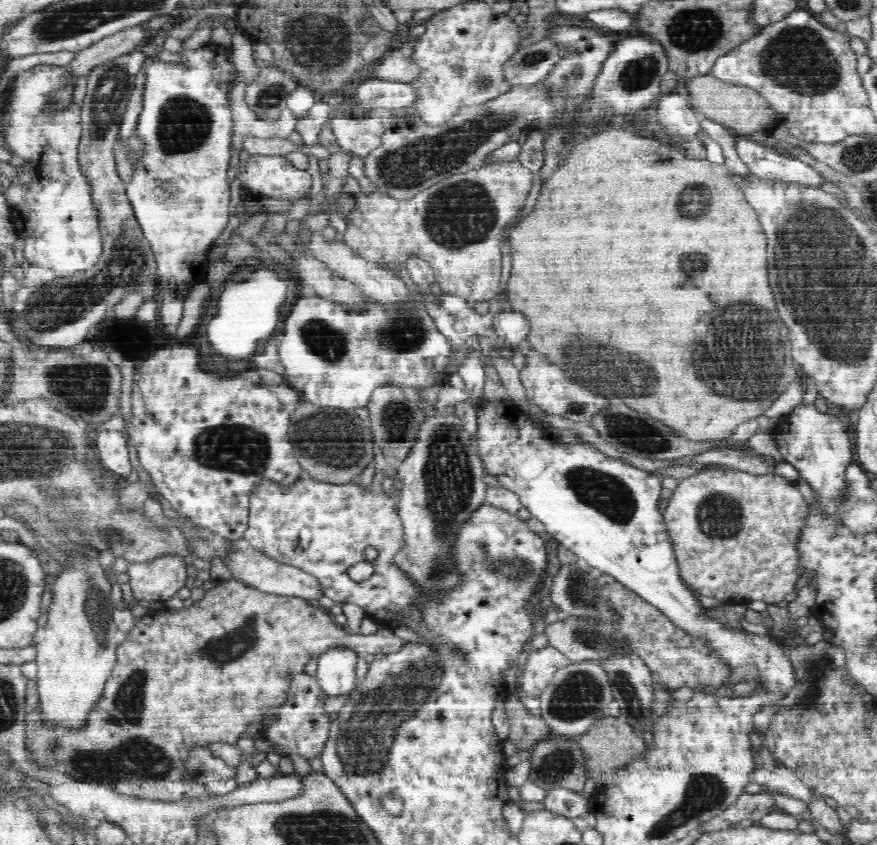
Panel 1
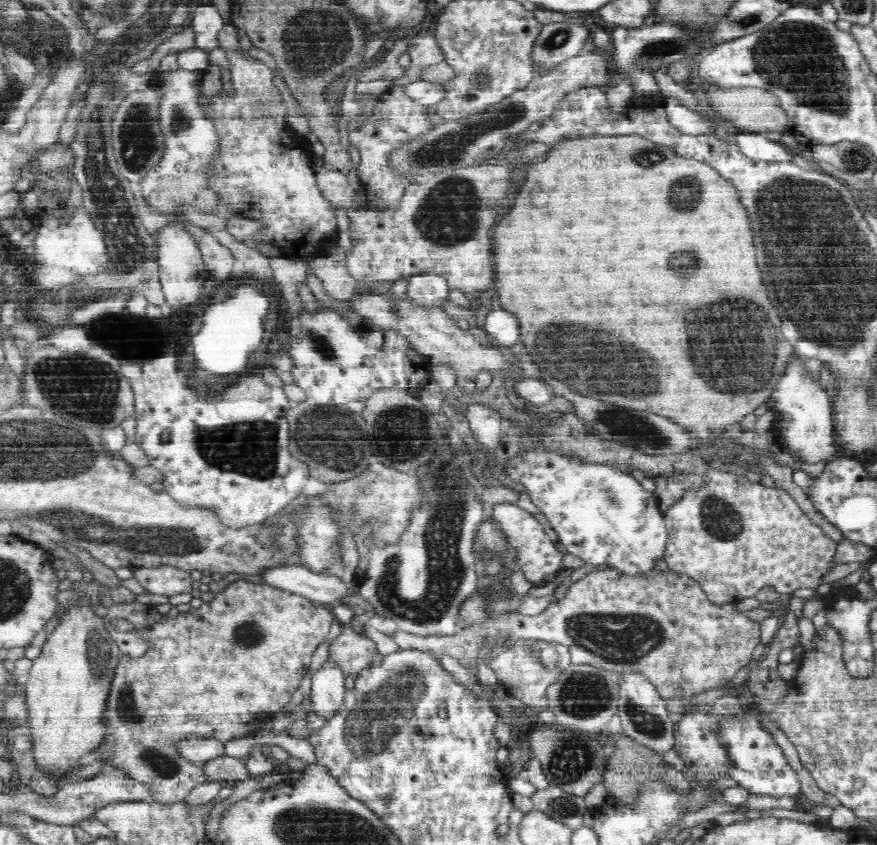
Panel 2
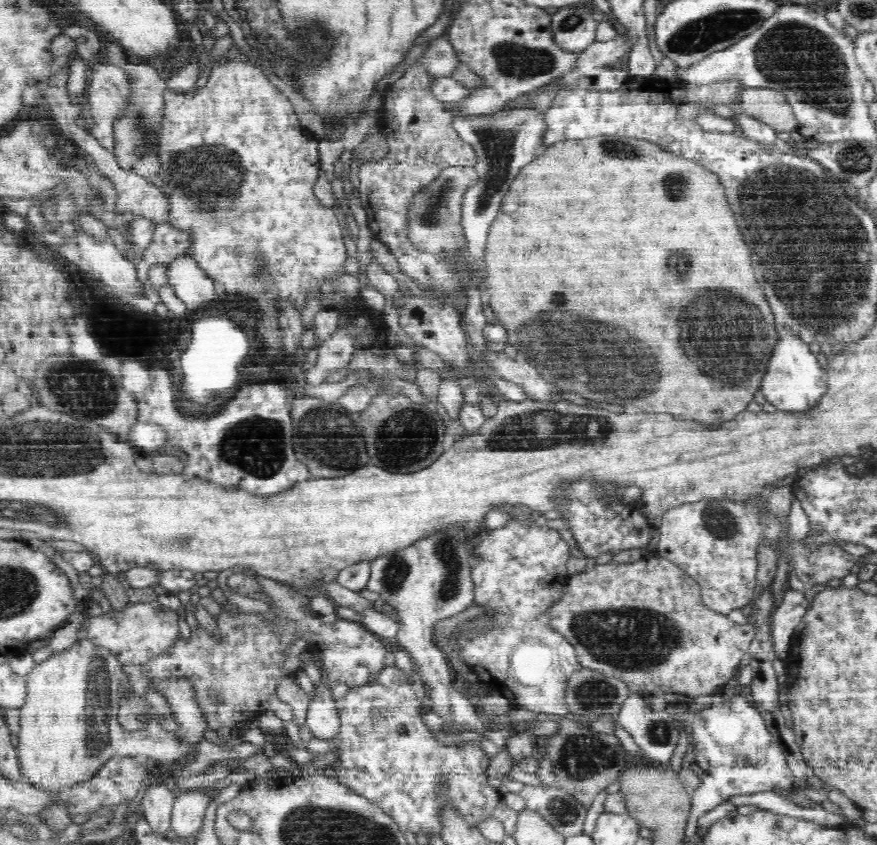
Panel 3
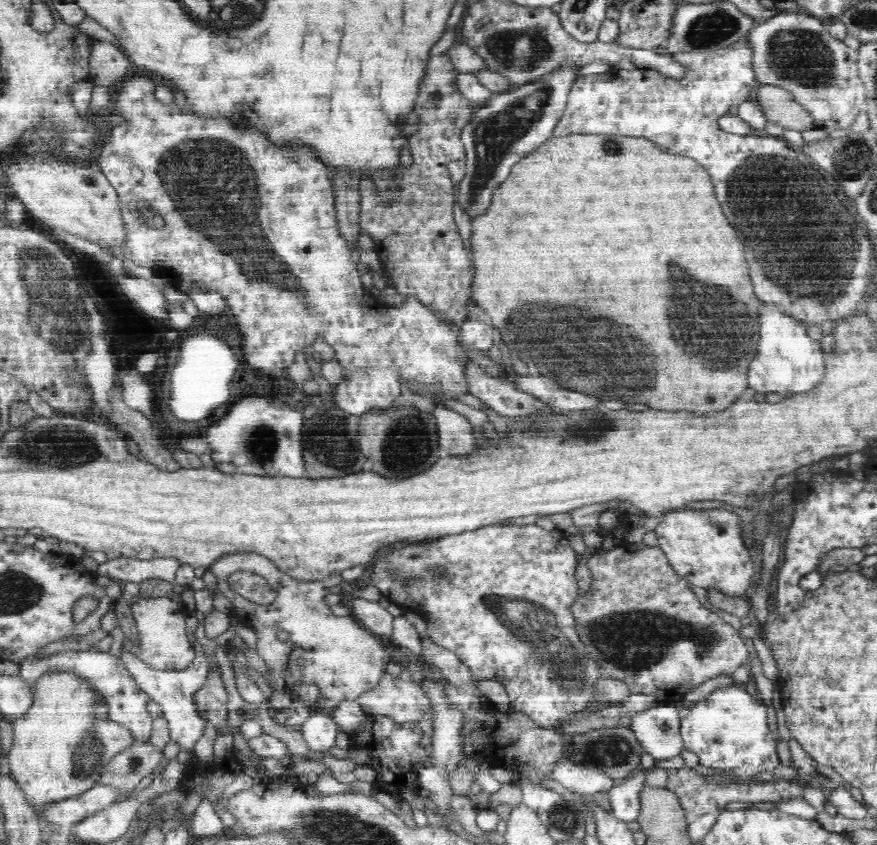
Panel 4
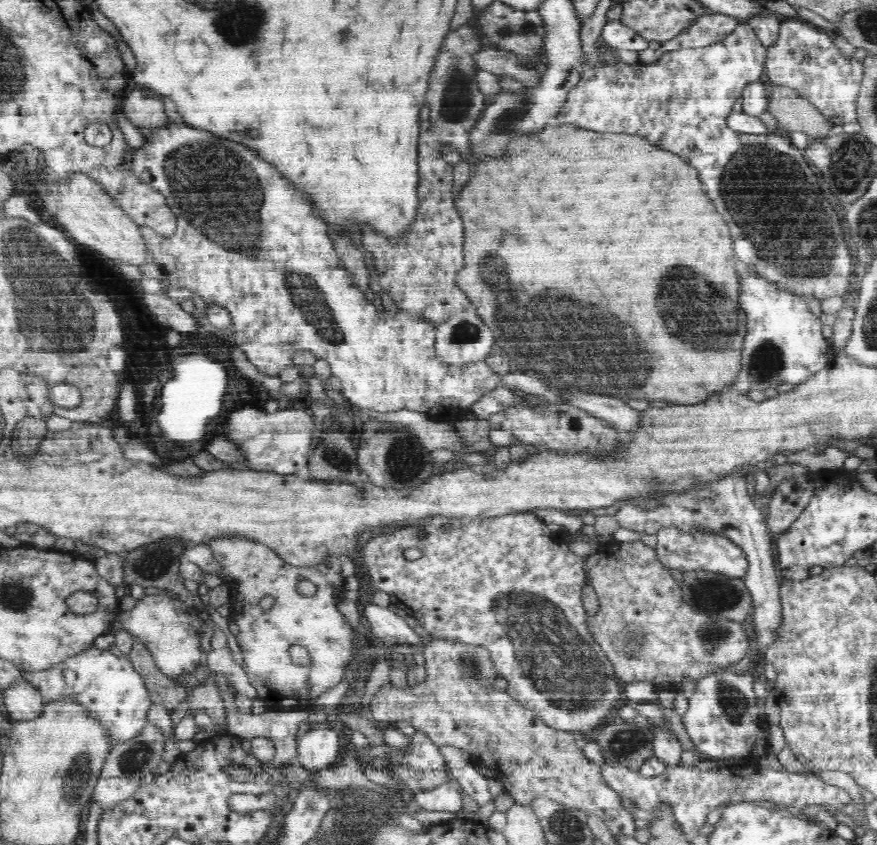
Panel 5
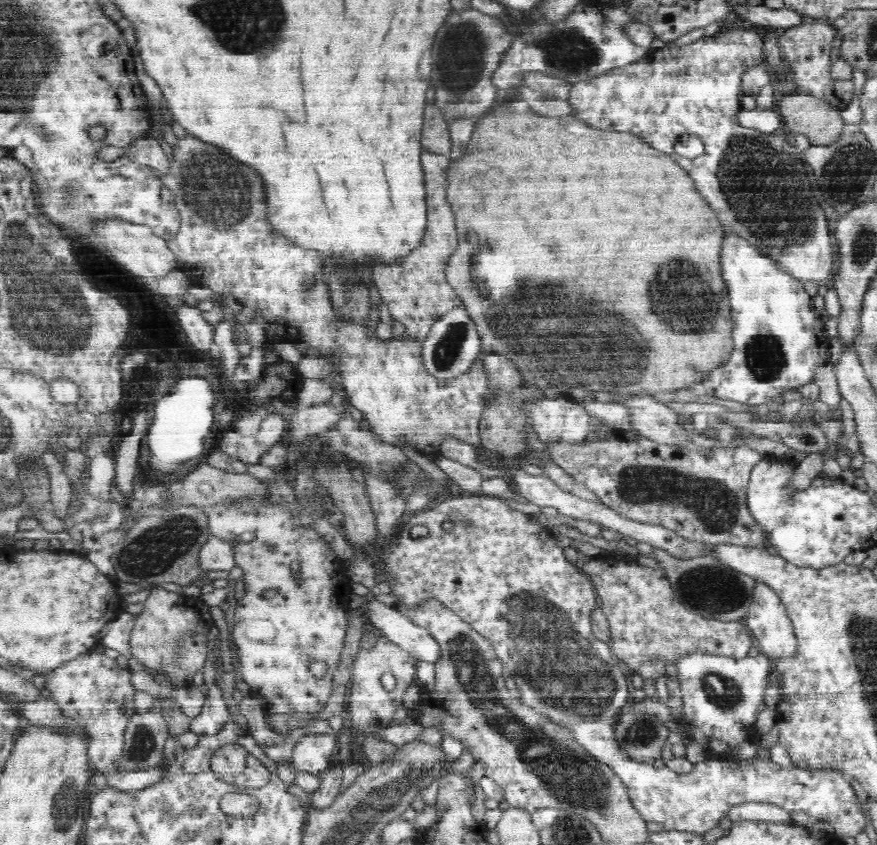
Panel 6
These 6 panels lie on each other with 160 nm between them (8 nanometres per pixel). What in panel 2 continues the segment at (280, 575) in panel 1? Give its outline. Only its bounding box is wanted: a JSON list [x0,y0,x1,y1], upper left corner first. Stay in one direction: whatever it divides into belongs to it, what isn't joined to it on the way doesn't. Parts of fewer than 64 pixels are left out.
[262,567,352,603]

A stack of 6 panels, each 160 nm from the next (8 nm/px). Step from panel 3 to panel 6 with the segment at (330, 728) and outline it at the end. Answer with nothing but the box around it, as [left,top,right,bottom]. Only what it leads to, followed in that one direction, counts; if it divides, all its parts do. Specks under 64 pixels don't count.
[291,734,335,777]

